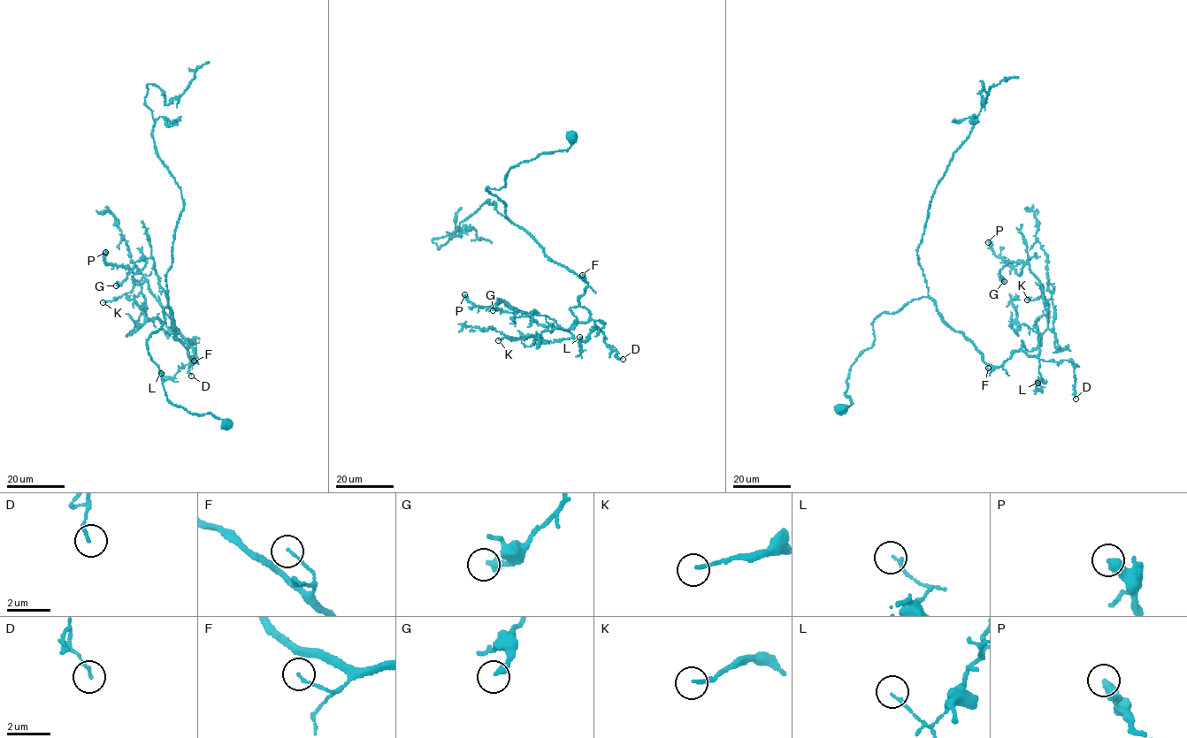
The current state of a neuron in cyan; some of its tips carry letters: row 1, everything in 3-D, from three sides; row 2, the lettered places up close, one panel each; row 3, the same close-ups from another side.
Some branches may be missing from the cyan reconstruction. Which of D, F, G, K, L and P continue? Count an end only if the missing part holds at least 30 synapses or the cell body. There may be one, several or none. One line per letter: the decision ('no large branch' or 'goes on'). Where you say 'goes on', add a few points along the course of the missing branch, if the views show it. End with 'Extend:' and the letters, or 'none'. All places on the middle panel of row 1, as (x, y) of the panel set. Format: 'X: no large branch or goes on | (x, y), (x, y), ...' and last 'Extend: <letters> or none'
D: no large branch
F: no large branch
G: no large branch
K: no large branch
L: no large branch
P: no large branch
Extend: none

